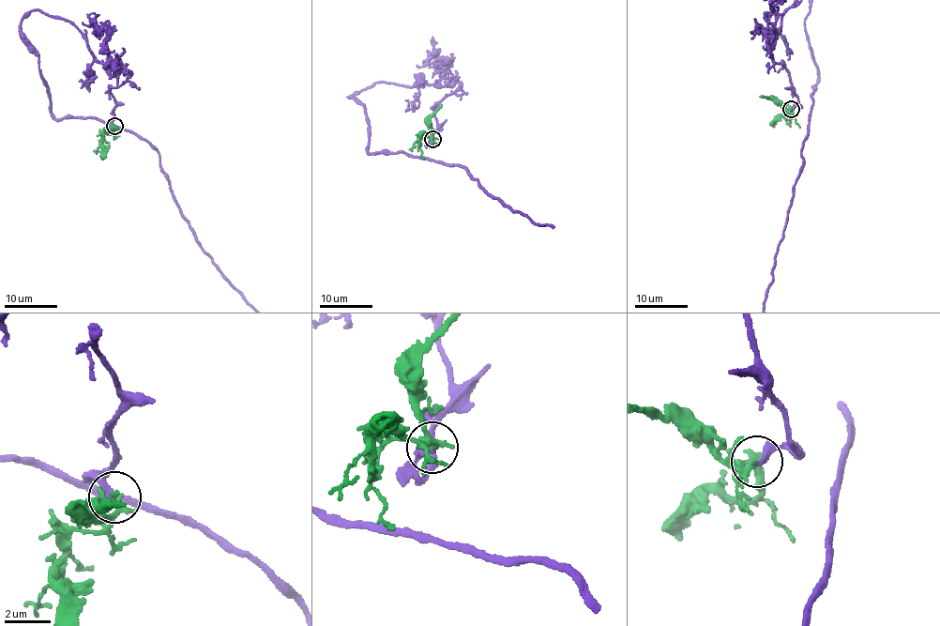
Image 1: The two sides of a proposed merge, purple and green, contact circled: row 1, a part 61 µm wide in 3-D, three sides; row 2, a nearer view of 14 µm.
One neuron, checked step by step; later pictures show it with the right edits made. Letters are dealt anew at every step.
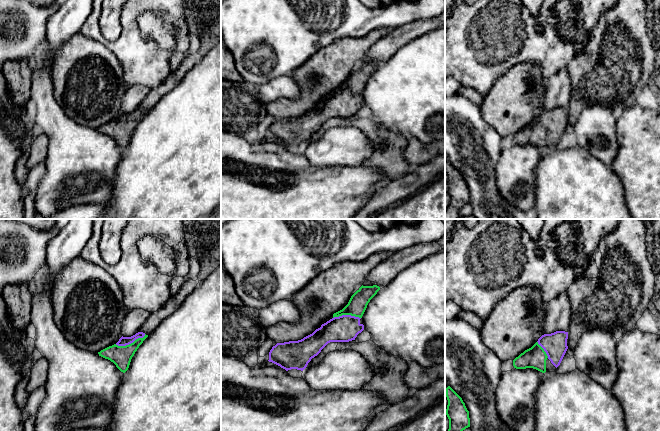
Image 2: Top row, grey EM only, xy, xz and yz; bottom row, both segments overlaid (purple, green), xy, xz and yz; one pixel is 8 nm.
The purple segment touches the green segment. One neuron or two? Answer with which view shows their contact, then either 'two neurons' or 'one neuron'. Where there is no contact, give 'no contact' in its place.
contact in xy; one neuron

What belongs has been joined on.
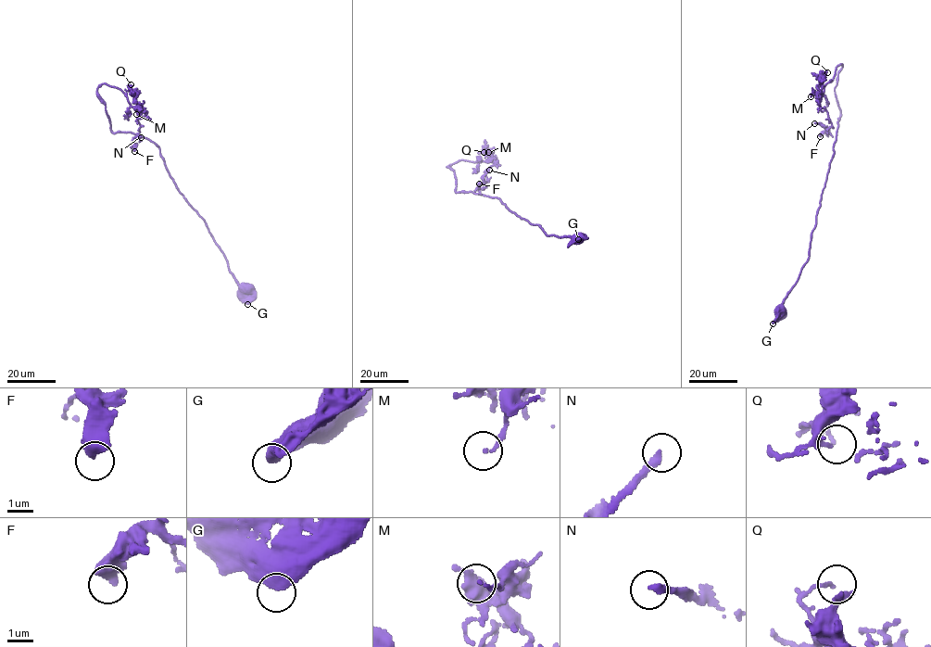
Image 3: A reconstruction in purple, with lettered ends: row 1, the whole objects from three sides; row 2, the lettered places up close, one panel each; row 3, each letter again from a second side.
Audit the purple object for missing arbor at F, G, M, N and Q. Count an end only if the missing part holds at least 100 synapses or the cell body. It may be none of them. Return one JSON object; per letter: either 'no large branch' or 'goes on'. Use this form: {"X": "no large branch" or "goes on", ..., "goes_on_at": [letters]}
{"F": "no large branch", "G": "no large branch", "M": "no large branch", "N": "no large branch", "Q": "no large branch", "goes_on_at": []}

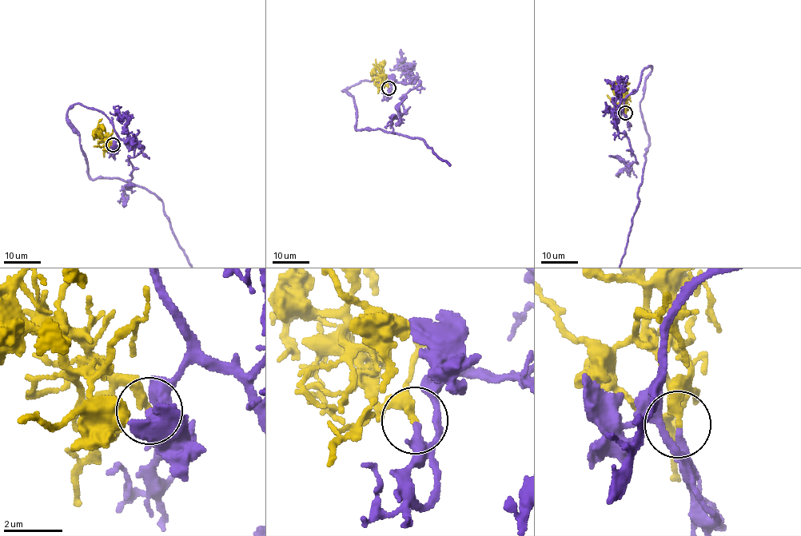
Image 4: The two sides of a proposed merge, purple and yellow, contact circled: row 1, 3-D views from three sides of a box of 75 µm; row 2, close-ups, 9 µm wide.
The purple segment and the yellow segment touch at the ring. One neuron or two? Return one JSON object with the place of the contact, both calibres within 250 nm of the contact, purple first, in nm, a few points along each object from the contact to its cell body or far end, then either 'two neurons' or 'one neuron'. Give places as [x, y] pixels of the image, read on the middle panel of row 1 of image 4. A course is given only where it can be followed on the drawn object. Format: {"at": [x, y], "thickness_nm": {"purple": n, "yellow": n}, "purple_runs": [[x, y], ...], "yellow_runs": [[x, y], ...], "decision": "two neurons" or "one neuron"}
{"at": [388, 88], "thickness_nm": {"purple": 240, "yellow": 300}, "yellow_runs": [[388, 87], [380, 78], [380, 69], [384, 60]], "decision": "one neuron"}

